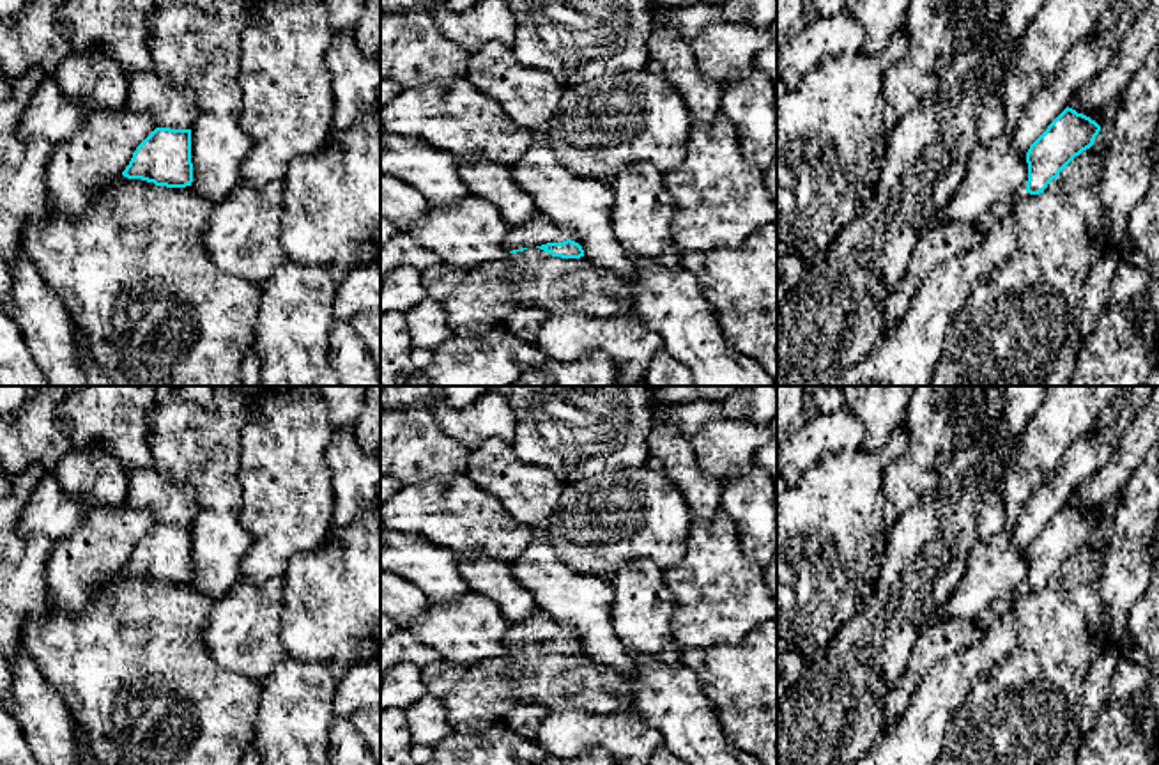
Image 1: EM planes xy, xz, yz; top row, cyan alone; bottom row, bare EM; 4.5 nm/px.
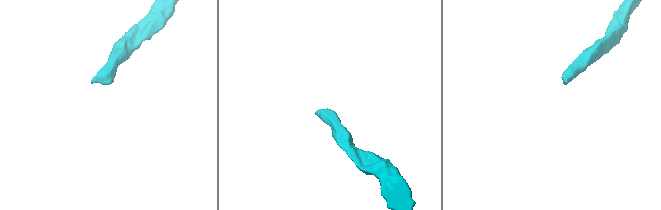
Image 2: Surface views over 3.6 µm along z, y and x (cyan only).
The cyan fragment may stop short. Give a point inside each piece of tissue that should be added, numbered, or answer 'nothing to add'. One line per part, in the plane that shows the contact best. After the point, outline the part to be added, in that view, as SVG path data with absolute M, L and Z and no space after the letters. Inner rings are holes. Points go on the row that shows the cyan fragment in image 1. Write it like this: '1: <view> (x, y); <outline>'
1: xz (542, 231); M547 216L526 221L520 227L511 227L504 237L504 248L508 251L520 248L536 248L547 243L563 243L568 237L557 228L557 225Z

